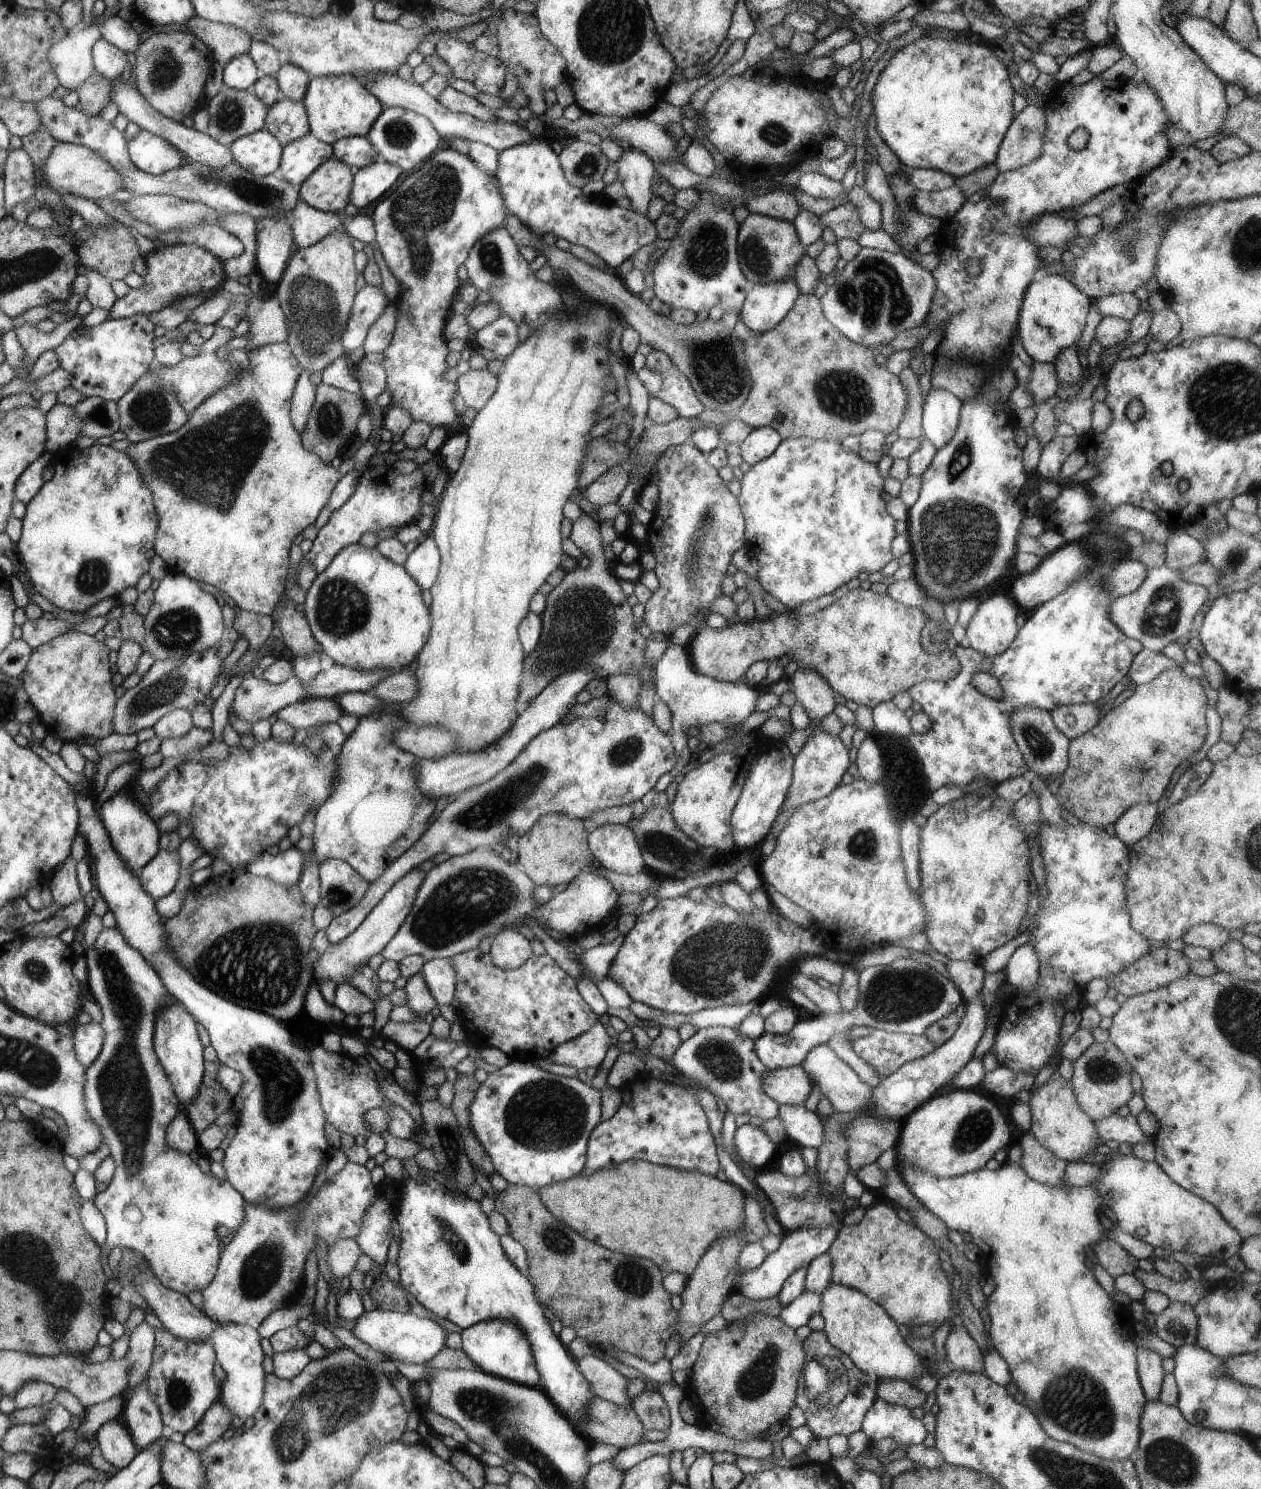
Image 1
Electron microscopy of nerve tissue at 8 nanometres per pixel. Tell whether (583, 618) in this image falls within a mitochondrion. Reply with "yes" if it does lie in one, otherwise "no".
yes

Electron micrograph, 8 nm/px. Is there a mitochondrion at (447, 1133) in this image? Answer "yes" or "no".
yes

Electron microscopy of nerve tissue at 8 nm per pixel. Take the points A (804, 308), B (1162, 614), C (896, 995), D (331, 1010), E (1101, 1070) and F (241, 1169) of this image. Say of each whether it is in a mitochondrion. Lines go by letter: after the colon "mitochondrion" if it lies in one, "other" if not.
A: other
B: mitochondrion
C: mitochondrion
D: other
E: mitochondrion
F: other

